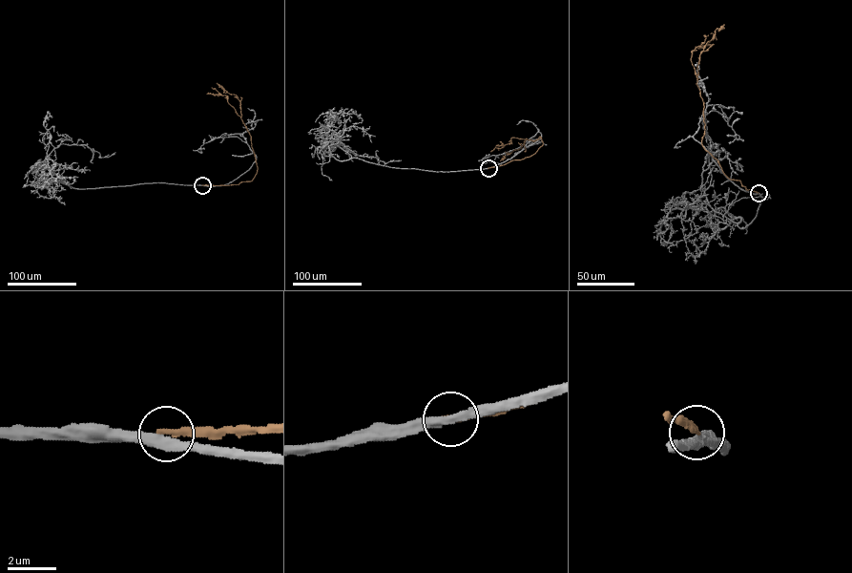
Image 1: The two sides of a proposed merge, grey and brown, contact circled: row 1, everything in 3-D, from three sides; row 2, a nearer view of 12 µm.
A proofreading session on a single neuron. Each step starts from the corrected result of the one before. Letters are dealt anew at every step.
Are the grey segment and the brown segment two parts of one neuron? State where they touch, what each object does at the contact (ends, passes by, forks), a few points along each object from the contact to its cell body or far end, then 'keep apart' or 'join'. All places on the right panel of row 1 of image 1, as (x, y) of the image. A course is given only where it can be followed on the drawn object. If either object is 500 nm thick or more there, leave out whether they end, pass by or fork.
(758, 193) | grey passes by | brown ends | grey via (758, 193), (761, 201), (745, 227), (710, 206), (702, 173), (728, 155), (741, 171), (736, 160) | brown via (758, 193), (728, 179), (701, 144), (704, 102), (696, 83), (697, 66), (704, 45), (724, 24) | keep apart

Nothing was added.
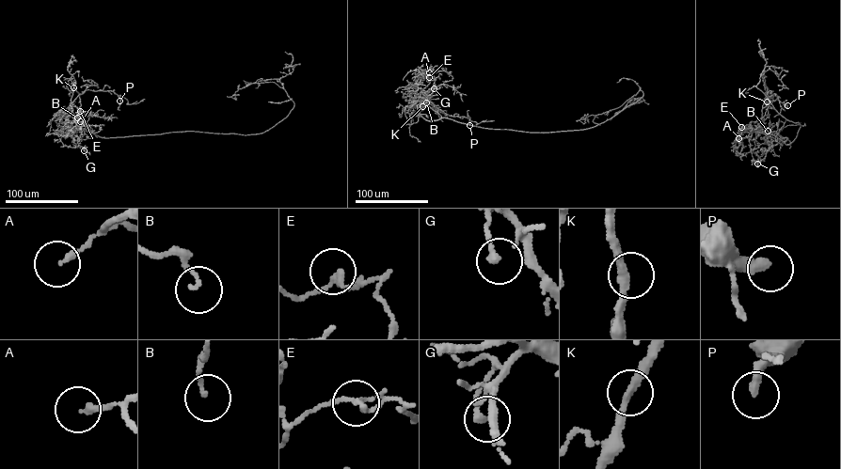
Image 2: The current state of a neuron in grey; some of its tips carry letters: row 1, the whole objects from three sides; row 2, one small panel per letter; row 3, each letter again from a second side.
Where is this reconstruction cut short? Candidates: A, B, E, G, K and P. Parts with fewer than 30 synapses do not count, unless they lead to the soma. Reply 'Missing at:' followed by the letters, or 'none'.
Missing at: none

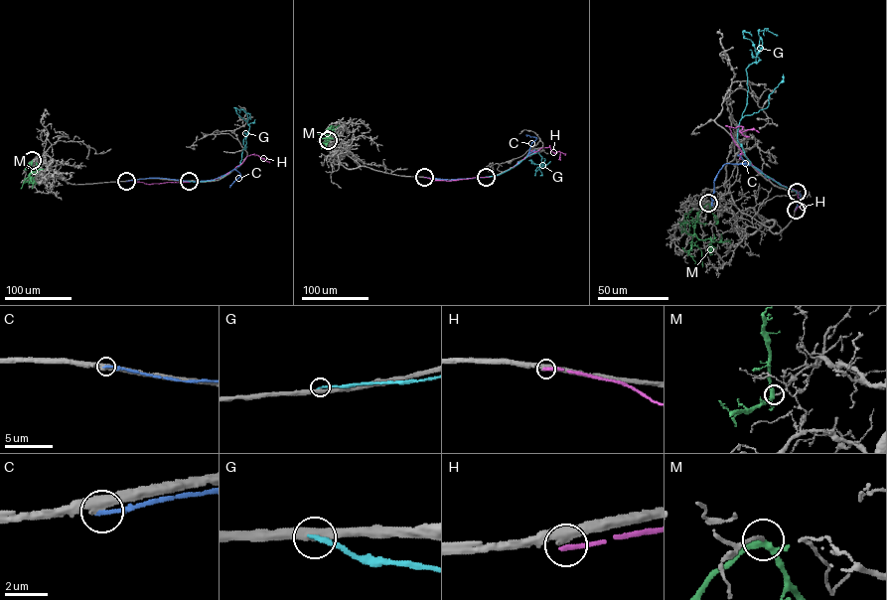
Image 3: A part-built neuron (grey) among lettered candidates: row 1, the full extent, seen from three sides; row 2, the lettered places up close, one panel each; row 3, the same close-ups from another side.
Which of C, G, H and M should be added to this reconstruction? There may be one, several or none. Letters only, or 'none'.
none

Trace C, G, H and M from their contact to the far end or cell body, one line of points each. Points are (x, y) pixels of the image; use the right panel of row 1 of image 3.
C: (795, 210), (799, 192), (746, 163), (726, 163), (722, 166), (714, 181), (711, 206)
G: (797, 192), (752, 165), (737, 140), (747, 104), (746, 69), (757, 56), (743, 32), (751, 36)
H: (796, 210), (805, 209), (797, 191), (758, 171), (733, 141), (729, 127), (741, 125), (740, 132), (759, 132)
M: (708, 203), (698, 214), (694, 234), (702, 240), (710, 238), (710, 243), (731, 239)

